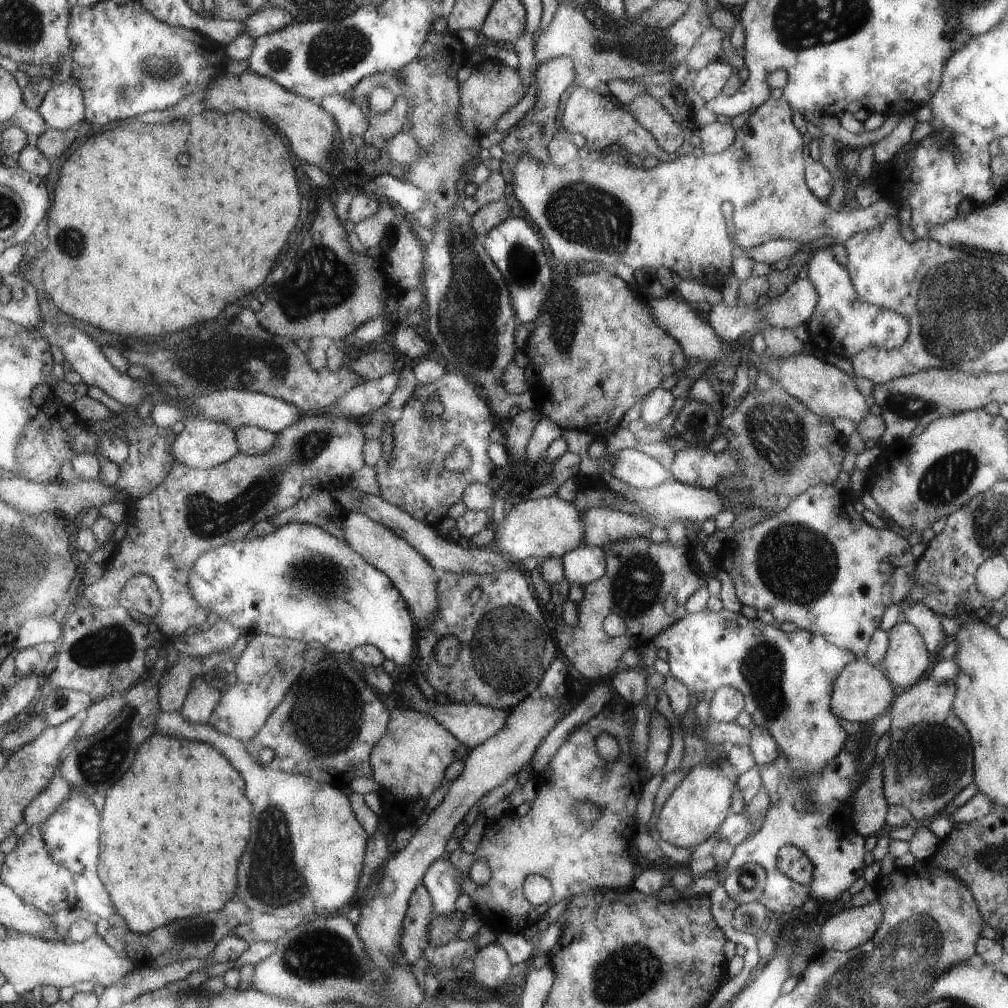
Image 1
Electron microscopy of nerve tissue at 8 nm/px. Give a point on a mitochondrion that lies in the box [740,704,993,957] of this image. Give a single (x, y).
(953, 770)

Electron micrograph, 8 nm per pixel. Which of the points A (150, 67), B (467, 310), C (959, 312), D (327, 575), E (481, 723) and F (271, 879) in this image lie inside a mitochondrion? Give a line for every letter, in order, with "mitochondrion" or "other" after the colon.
A: mitochondrion
B: mitochondrion
C: mitochondrion
D: mitochondrion
E: other
F: mitochondrion

